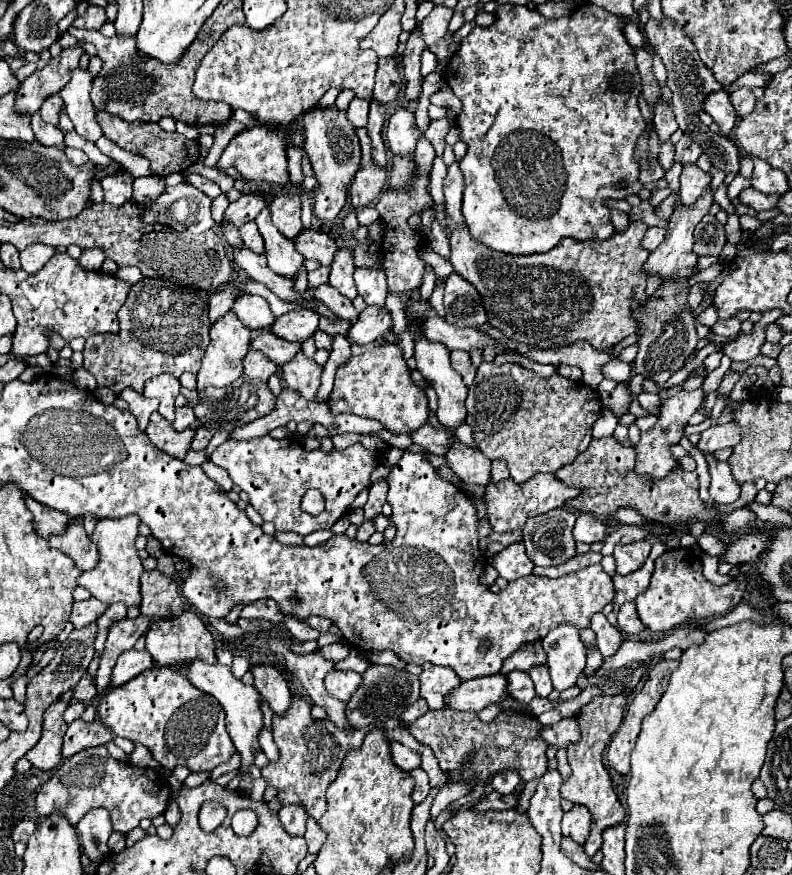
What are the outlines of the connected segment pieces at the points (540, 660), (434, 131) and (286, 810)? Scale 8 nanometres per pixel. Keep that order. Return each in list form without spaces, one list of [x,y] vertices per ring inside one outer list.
[[[530,642],[530,644],[524,644],[520,646],[520,650],[516,650],[516,654],[508,656],[504,660],[504,666],[500,670],[500,674],[508,674],[512,670],[522,670],[522,672],[528,672],[530,668],[534,666],[542,666],[546,664],[546,654],[544,654],[544,648],[542,648],[542,642]]]
[[[440,118],[440,120],[432,120],[430,128],[426,130],[426,138],[428,138],[428,140],[430,140],[430,144],[434,146],[436,156],[442,156],[442,152],[444,152],[444,146],[446,146],[444,136],[448,134],[450,126],[452,126],[452,124],[450,124],[450,120],[448,120],[448,118]]]
[[[282,806],[282,810],[278,812],[280,816],[280,822],[284,826],[284,830],[292,836],[304,836],[304,828],[306,828],[306,820],[308,820],[308,814],[302,806]]]

